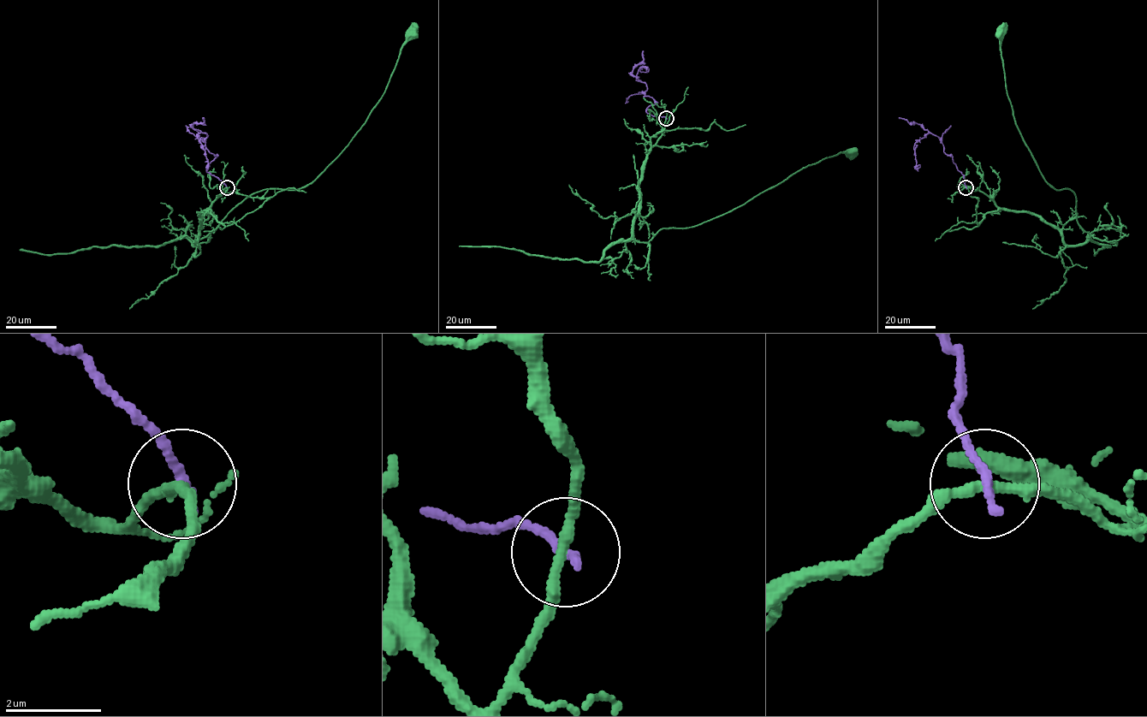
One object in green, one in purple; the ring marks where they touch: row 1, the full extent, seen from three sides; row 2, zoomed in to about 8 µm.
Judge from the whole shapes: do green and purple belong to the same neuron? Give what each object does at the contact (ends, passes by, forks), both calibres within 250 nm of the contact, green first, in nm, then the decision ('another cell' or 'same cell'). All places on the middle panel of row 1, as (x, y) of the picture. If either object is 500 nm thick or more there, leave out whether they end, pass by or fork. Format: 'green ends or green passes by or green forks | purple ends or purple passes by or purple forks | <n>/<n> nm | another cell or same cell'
green passes by | purple ends | 200/220 nm | another cell

